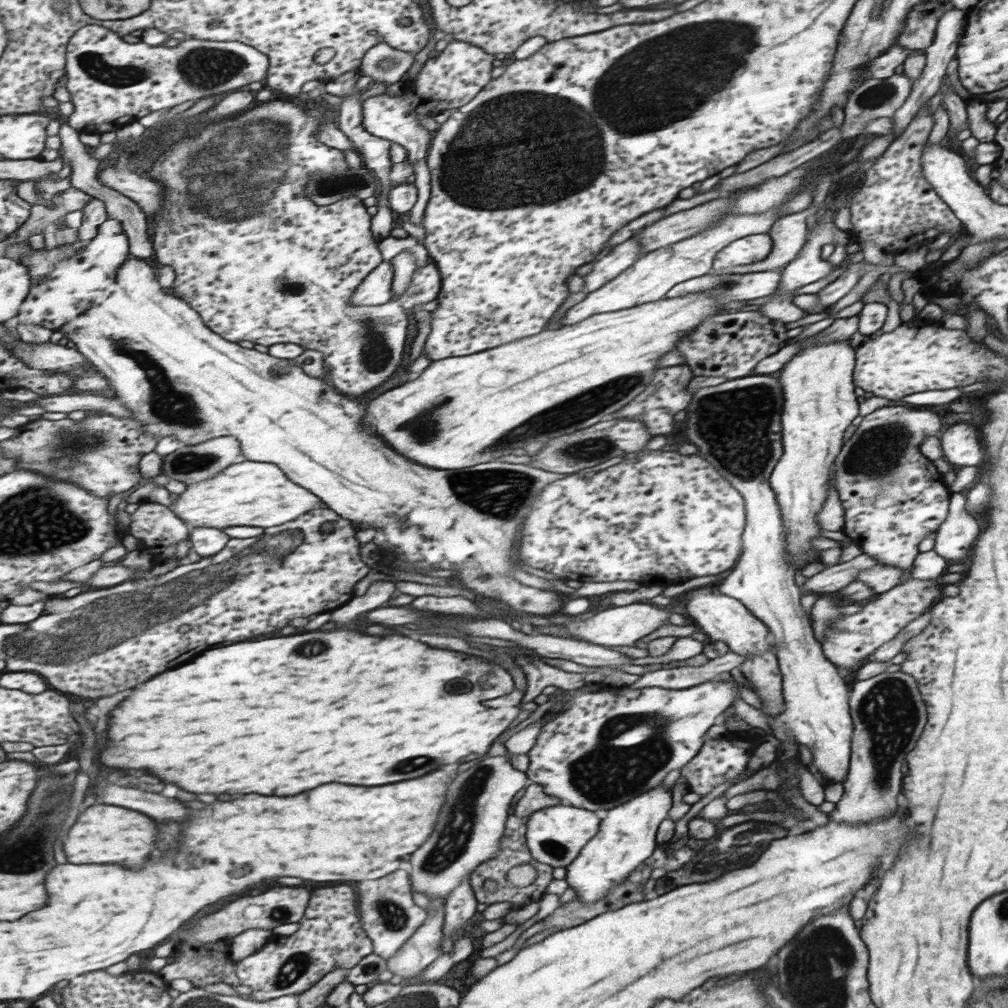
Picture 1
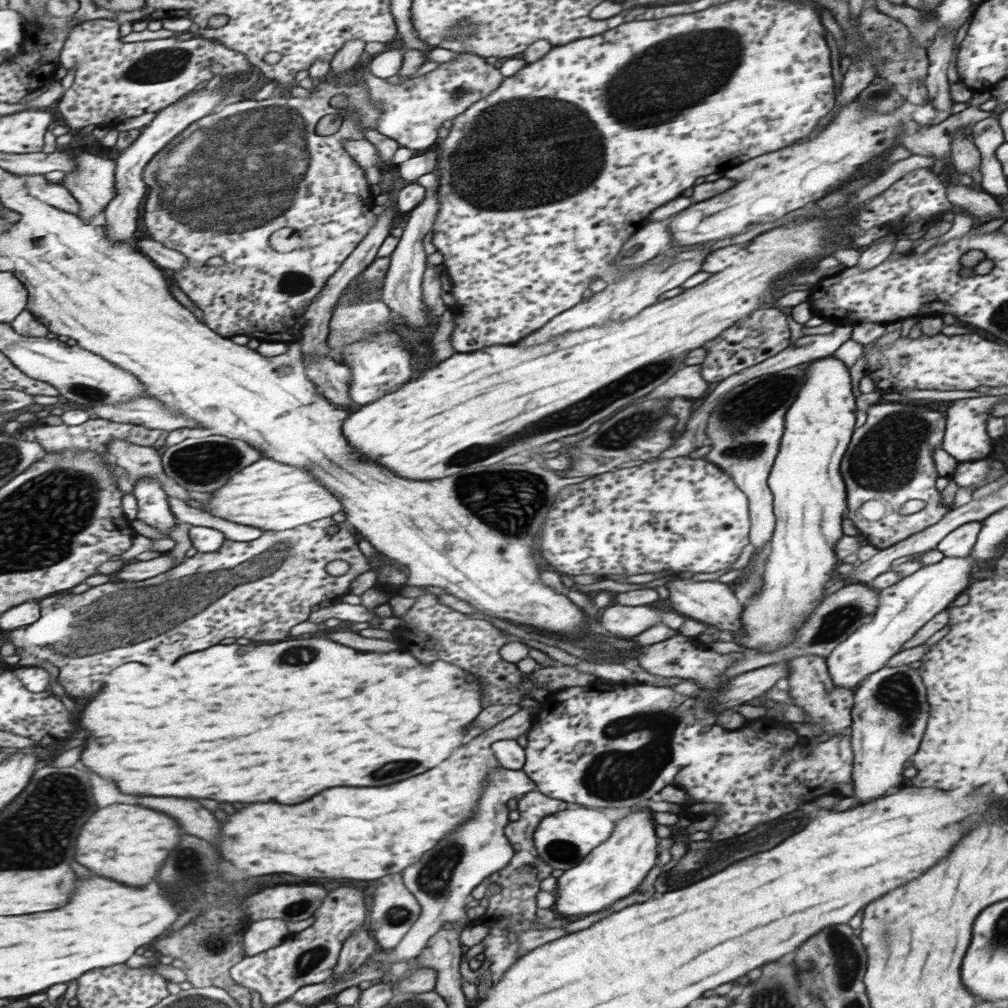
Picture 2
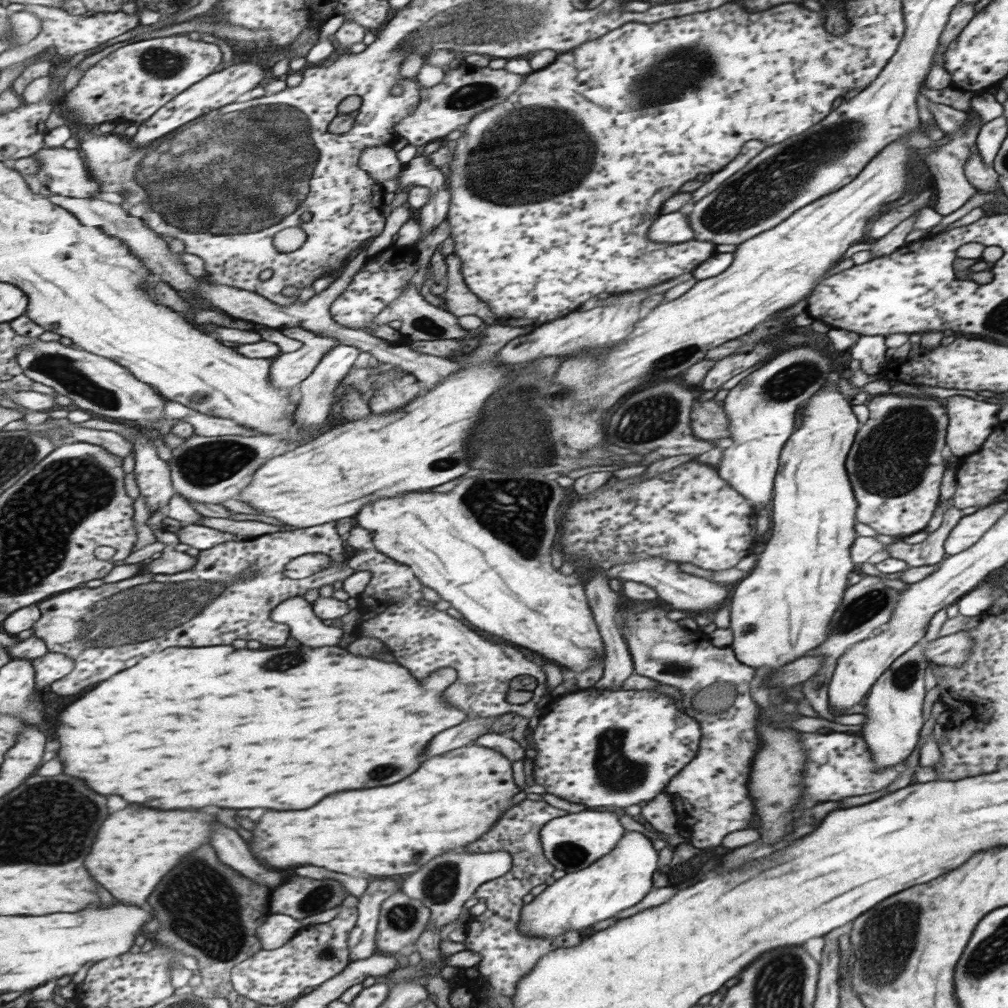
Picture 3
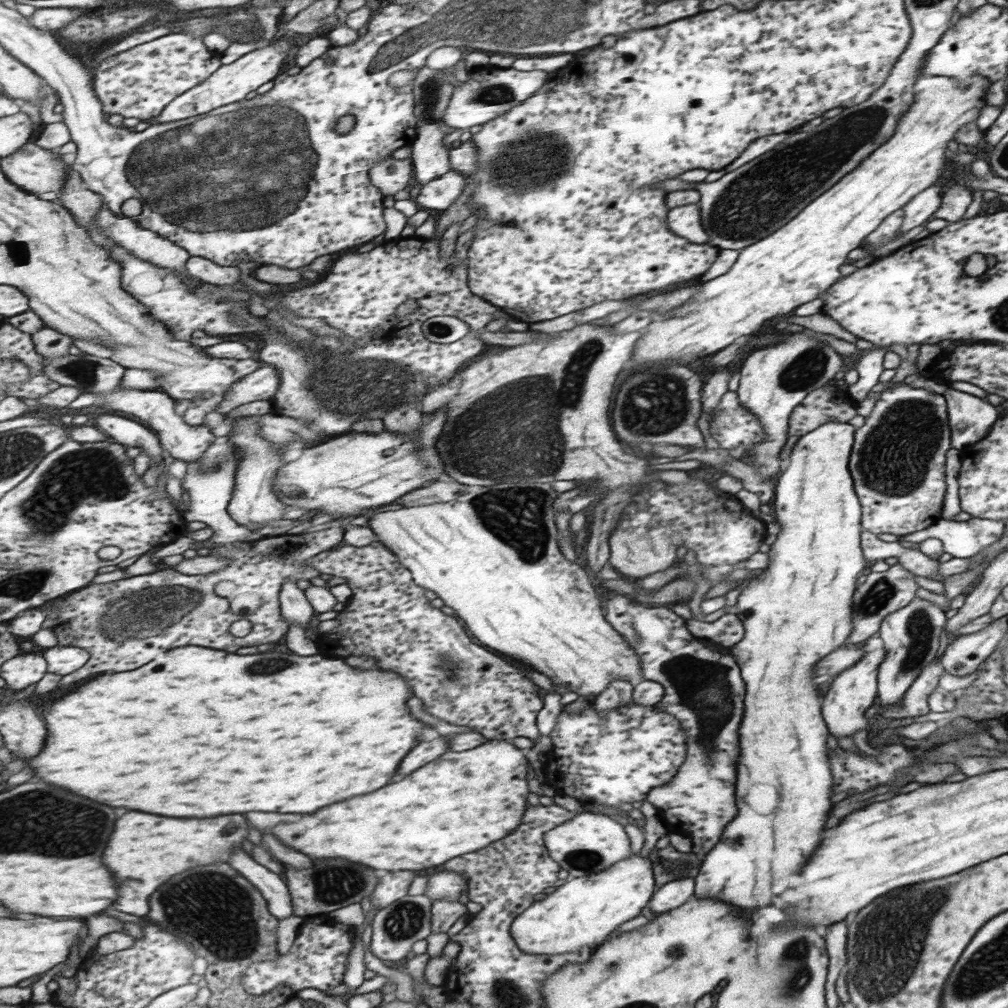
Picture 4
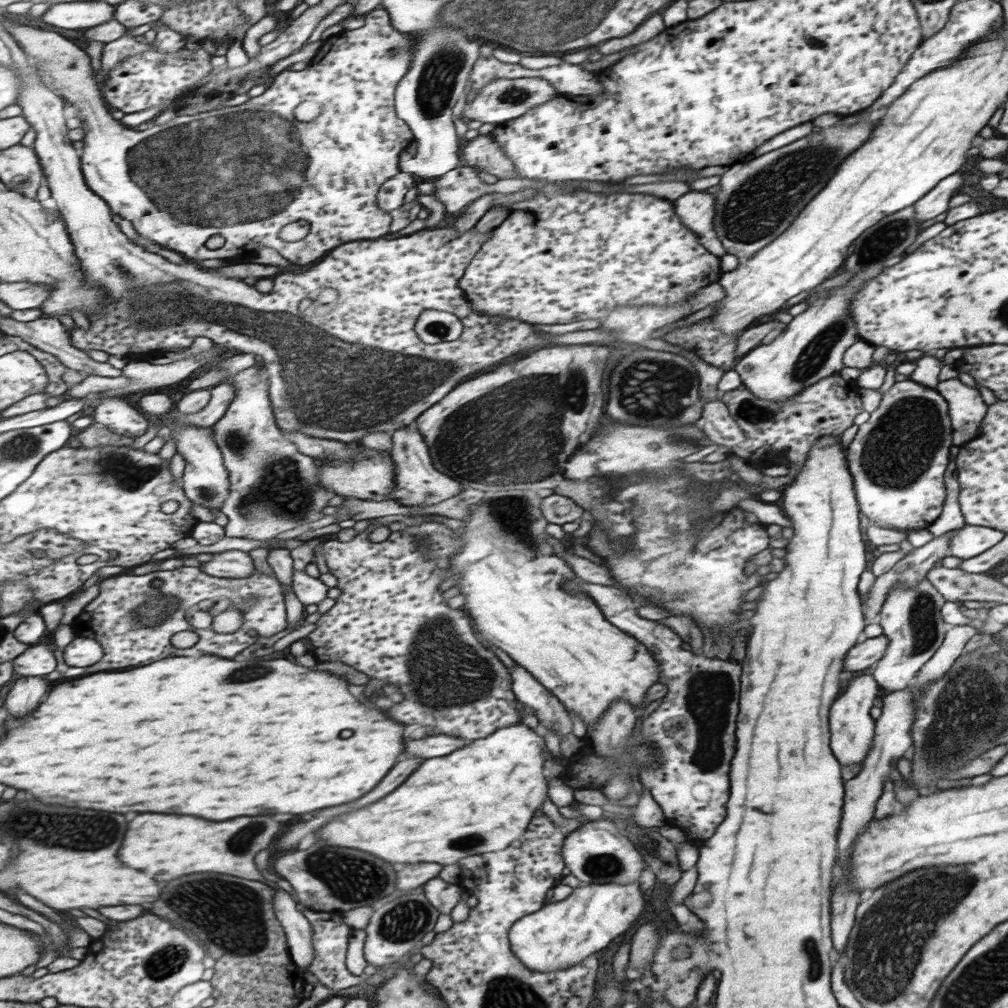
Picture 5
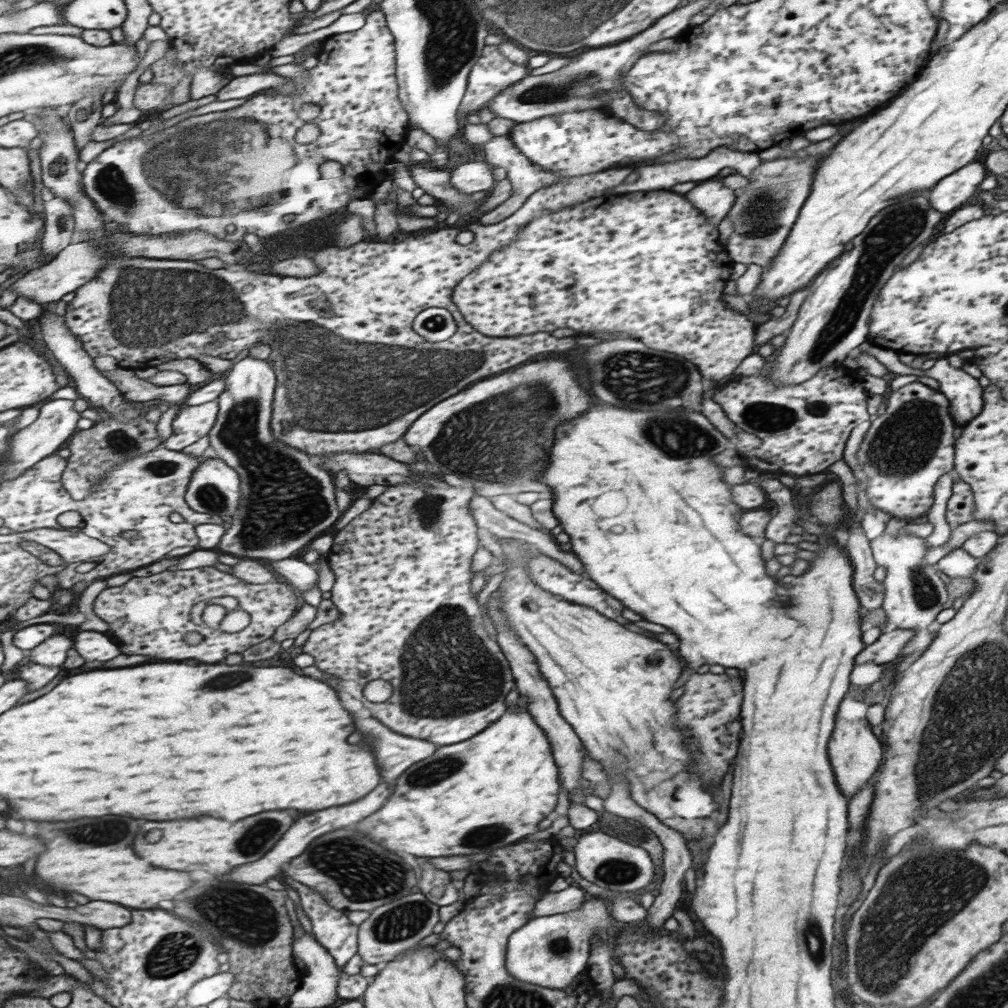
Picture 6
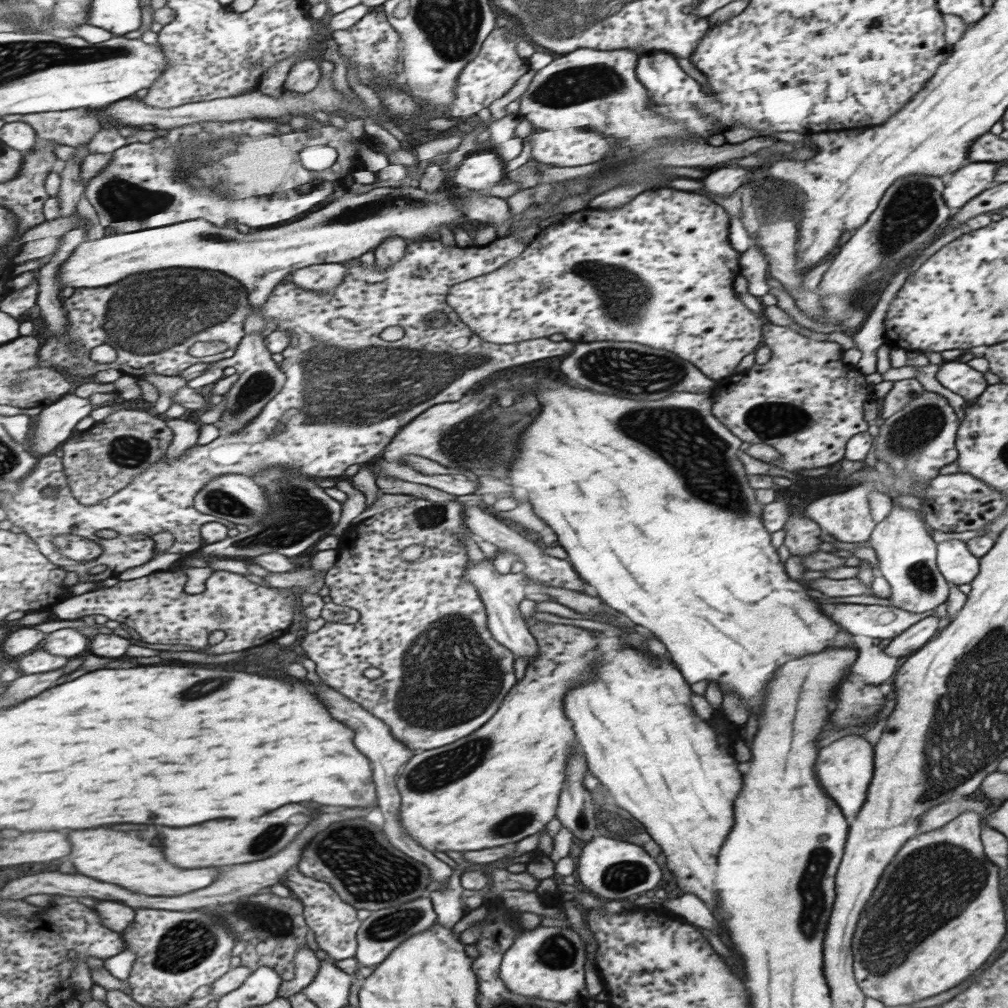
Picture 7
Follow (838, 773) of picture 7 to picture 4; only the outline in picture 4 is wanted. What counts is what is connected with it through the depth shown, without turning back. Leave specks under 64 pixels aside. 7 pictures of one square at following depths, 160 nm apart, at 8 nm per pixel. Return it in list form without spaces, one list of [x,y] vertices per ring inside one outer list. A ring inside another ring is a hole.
[[[883,648],[869,650],[864,652],[863,656],[857,659],[855,664],[849,668],[842,670],[831,681],[829,689],[822,697],[824,721],[829,732],[833,732],[833,738],[852,737],[857,730],[867,728],[867,720],[865,720],[865,710],[873,704],[875,700],[875,672],[881,663],[884,662],[884,656],[887,655]]]

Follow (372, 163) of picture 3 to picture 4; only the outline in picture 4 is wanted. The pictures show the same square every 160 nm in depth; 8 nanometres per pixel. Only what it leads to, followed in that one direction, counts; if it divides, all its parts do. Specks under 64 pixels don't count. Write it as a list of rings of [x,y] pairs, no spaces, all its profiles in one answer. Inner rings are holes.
[[[391,157],[374,164],[371,172],[373,185],[381,189],[388,200],[401,190],[408,190],[414,182],[413,159],[395,160]]]

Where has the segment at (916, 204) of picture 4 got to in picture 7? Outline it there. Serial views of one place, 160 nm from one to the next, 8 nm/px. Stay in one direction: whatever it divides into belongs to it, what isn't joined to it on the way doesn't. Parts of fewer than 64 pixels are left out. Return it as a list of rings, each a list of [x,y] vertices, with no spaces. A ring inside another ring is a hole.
[[[970,162],[965,168],[957,170],[953,178],[944,185],[945,204],[949,205],[949,208],[961,208],[979,192],[991,188],[997,167],[997,164],[992,162]]]

